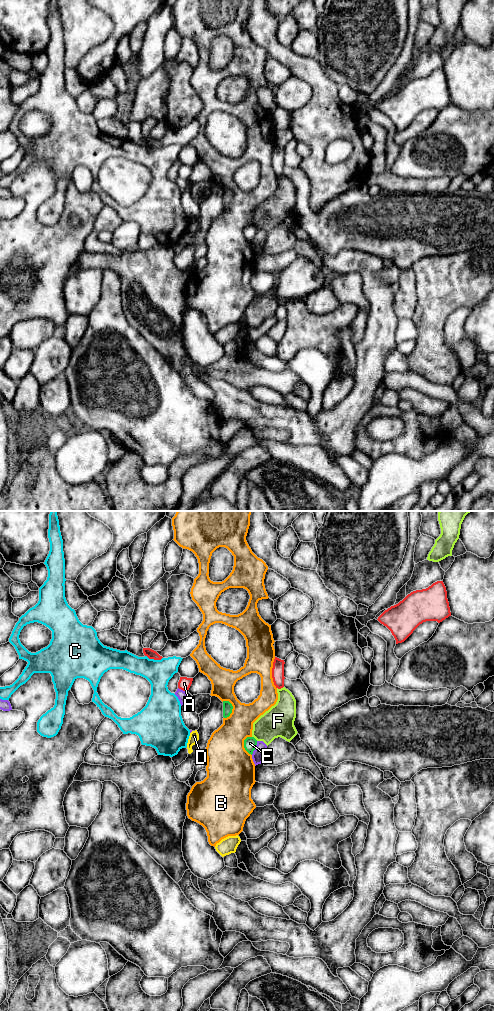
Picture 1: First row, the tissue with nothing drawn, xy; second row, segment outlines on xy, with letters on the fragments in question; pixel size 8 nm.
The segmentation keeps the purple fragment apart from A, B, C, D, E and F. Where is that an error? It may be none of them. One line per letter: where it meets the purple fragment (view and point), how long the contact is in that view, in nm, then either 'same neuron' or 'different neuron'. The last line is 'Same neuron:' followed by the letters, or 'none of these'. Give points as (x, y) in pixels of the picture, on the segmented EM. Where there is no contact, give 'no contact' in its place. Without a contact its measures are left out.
A: meets purple in xy at (182, 690); contact 80 nm long; different neuron
B: meets purple in xy at (253, 760); contact 90 nm long; different neuron
C: meets purple in xy at (179, 700); contact 110 nm long; different neuron
D: no contact; different neuron
E: meets purple in xy at (255, 748); contact 120 nm long; different neuron
F: meets purple in xy at (262, 741); contact 100 nm long; different neuron
Same neuron: none of these

